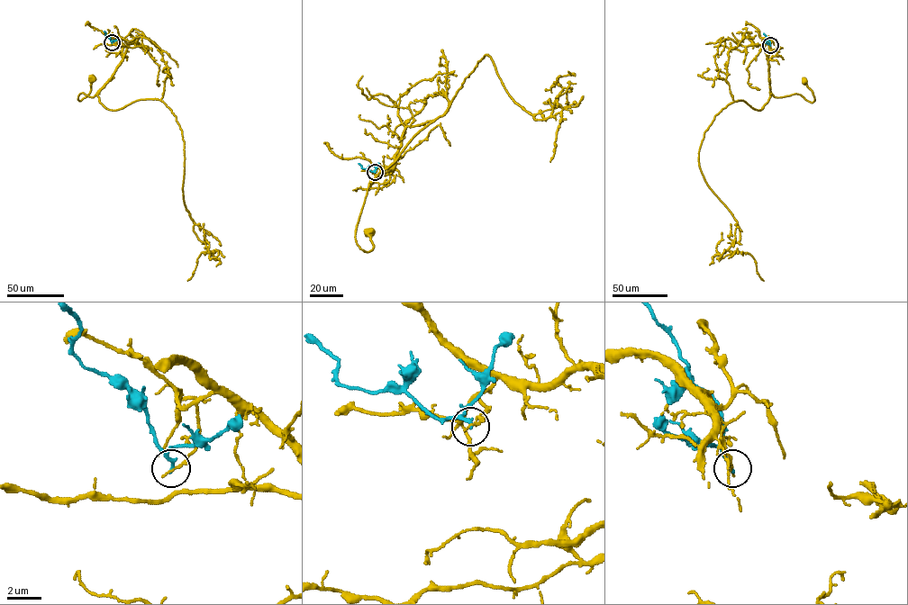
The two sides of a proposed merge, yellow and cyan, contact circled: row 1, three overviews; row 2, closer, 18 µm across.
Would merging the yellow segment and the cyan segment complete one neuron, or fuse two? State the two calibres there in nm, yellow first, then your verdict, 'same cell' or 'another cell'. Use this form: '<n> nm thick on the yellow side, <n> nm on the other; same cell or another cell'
150 nm thick on the yellow side, 240 nm on the other; another cell

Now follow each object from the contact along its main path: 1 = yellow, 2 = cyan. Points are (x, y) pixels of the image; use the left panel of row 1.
1: (112, 43), (114, 38), (121, 41), (122, 60), (95, 94), (80, 93), (79, 101), (89, 94), (92, 79)
2: (112, 42), (104, 31)

